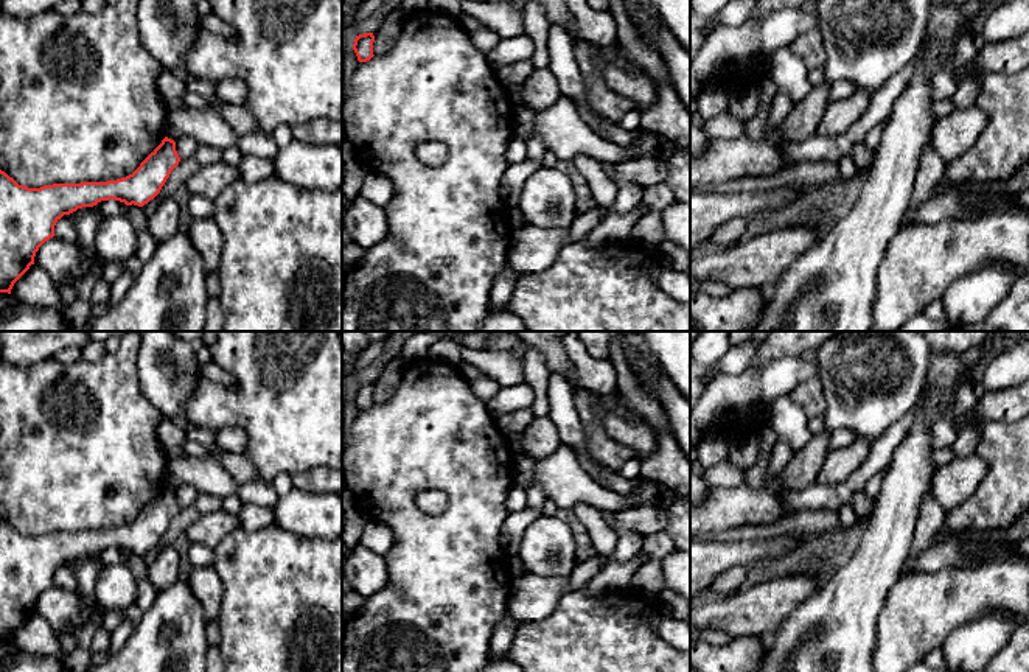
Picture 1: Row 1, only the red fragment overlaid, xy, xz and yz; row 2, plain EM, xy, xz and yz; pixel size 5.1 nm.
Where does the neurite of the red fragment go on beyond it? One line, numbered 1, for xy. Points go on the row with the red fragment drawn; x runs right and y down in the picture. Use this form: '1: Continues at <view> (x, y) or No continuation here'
1: No continuation here

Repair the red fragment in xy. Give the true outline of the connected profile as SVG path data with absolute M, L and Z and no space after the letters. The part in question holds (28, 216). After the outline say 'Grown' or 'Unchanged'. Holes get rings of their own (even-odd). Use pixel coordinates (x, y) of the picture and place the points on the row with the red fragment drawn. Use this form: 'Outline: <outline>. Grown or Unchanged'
Outline: M165 137L132 174L117 180L28 188L0 170L0 292L11 294L64 215L109 199L143 207L160 193L179 162L176 142Z. Unchanged

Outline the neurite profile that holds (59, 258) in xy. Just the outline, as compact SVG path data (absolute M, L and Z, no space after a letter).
M53 236L39 247L34 264L40 266L61 288L67 277L72 278L73 286L78 286L93 269L104 269L106 261L96 252L87 260L81 255L78 241L67 243Z

